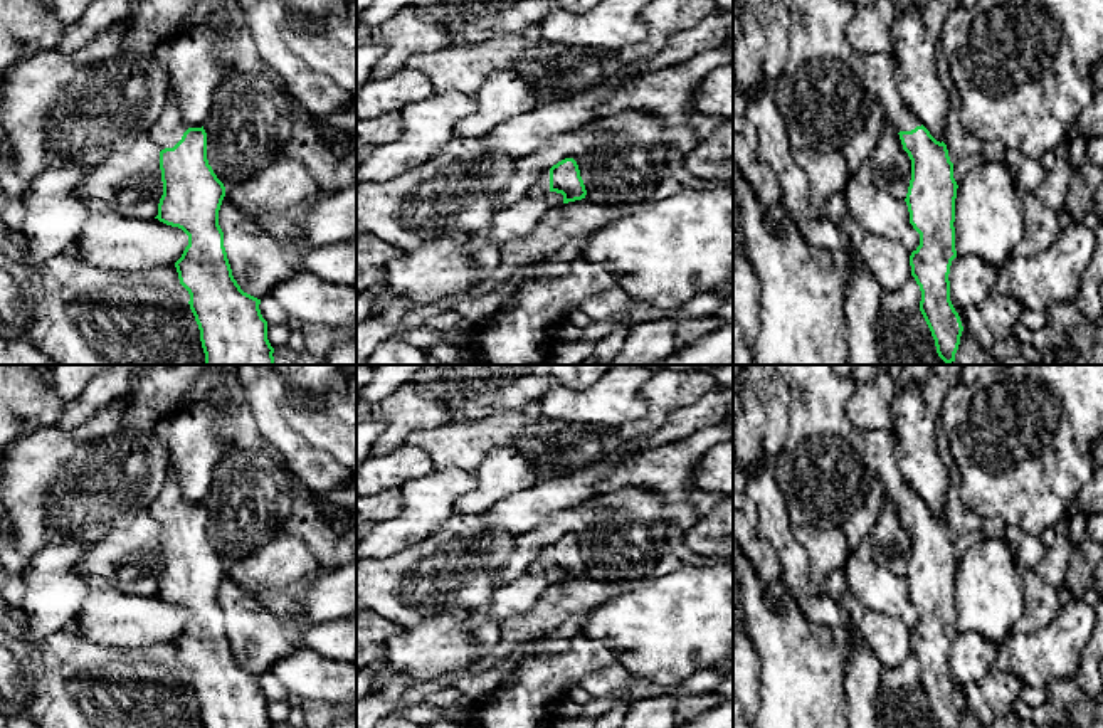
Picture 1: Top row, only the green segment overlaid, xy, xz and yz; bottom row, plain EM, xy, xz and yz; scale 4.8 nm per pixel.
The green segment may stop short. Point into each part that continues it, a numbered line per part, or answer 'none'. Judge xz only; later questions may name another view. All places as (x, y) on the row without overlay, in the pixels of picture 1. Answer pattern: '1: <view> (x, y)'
1: xz (542, 560)

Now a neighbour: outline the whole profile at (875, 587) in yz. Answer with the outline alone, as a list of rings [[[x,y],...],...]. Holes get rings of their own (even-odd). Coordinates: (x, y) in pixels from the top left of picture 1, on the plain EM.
[[[866,538],[849,553],[844,565],[849,590],[856,600],[913,629],[920,622],[920,610],[910,600],[910,588],[905,577],[895,575],[873,560],[873,545]]]

